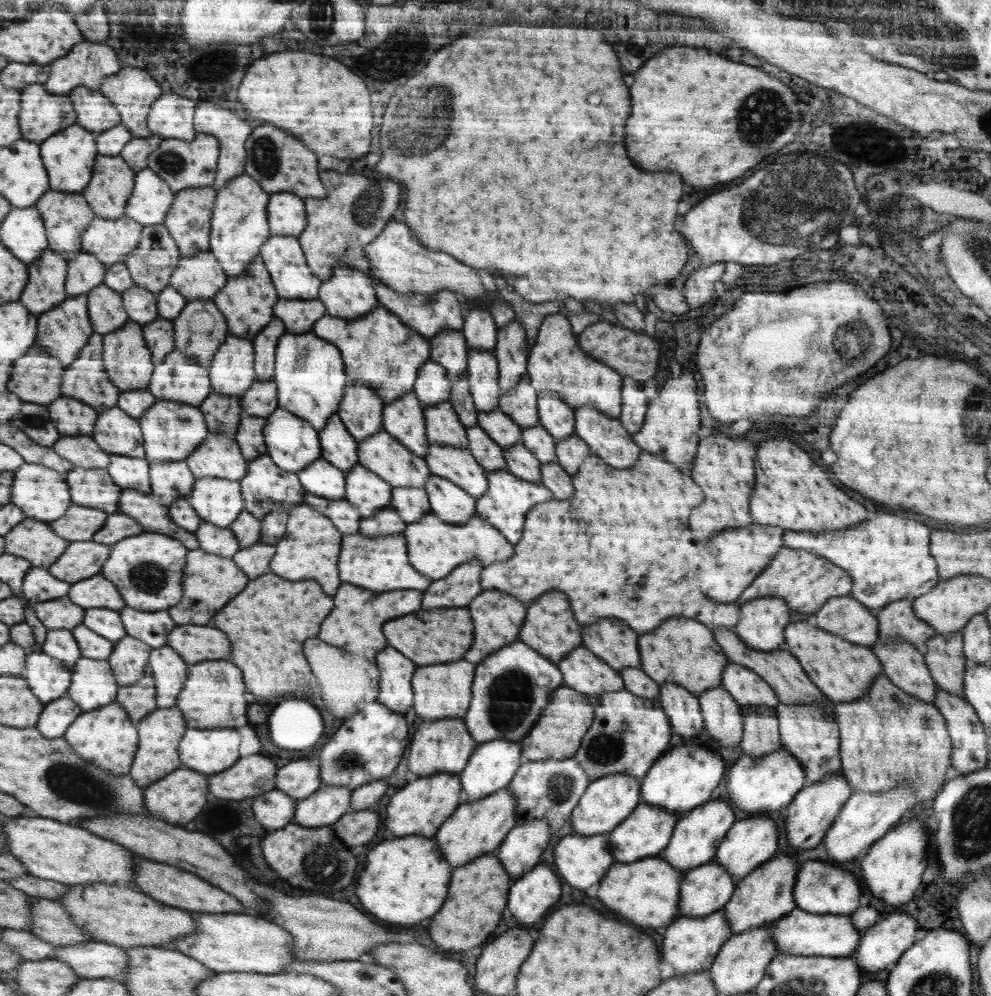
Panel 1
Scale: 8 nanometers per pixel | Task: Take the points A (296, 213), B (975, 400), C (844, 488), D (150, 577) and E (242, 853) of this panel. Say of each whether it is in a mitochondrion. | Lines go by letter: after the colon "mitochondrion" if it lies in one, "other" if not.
A: other
B: mitochondrion
C: other
D: mitochondrion
E: other

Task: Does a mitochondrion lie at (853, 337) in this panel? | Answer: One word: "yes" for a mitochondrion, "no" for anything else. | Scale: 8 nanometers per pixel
yes

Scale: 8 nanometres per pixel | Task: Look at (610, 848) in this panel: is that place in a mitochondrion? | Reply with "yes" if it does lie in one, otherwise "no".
no

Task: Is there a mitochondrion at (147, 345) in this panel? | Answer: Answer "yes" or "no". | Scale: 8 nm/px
no

